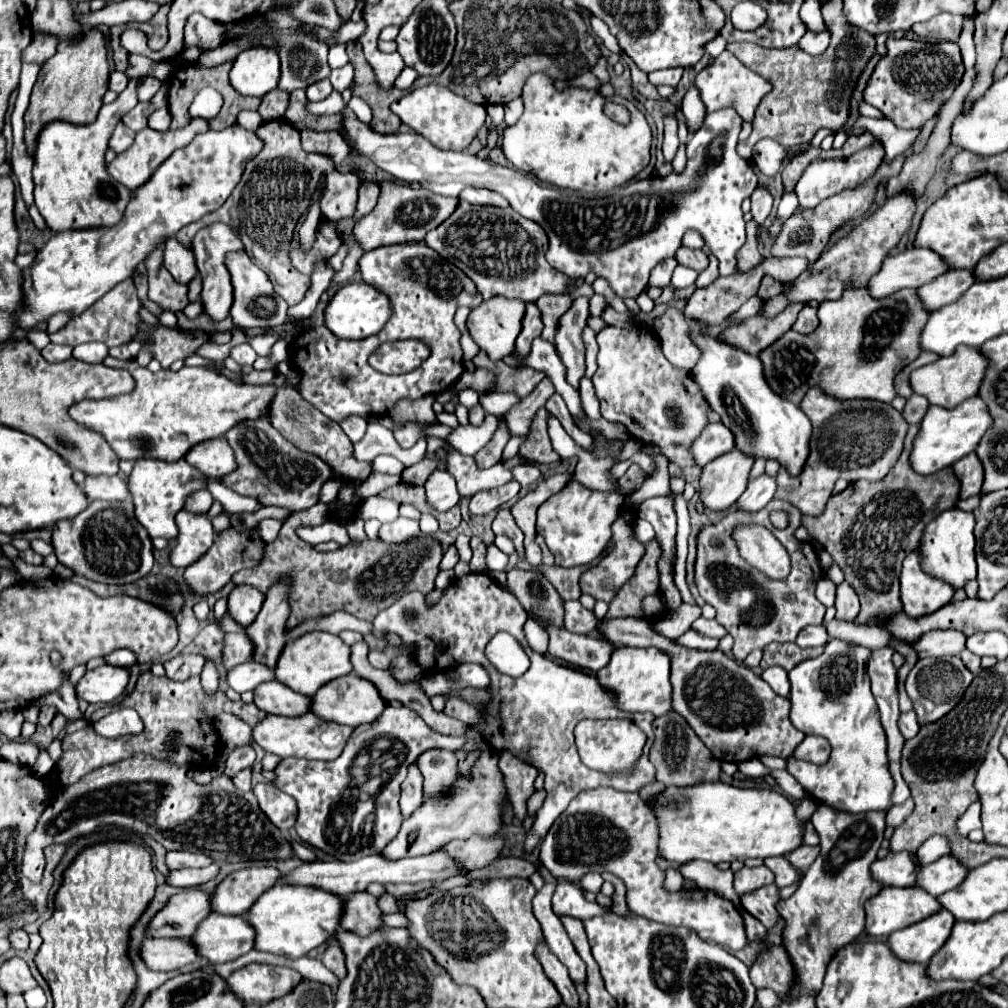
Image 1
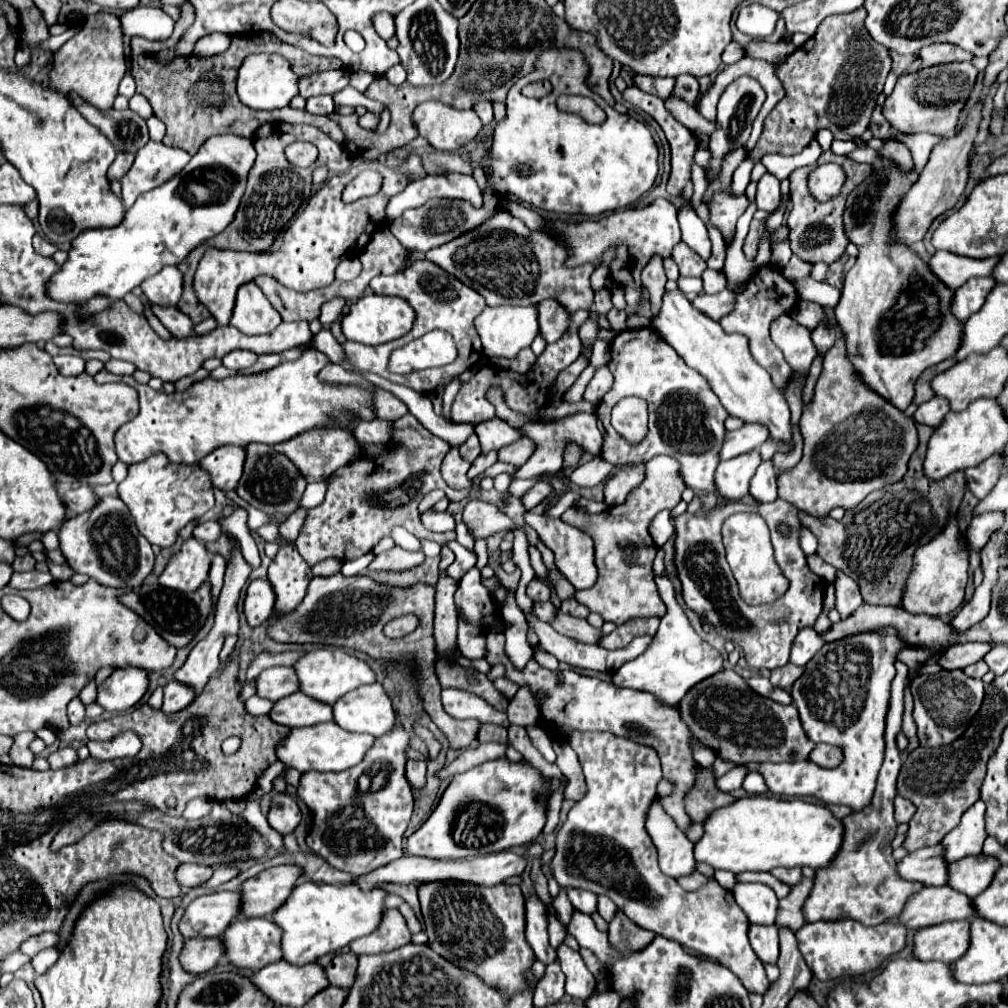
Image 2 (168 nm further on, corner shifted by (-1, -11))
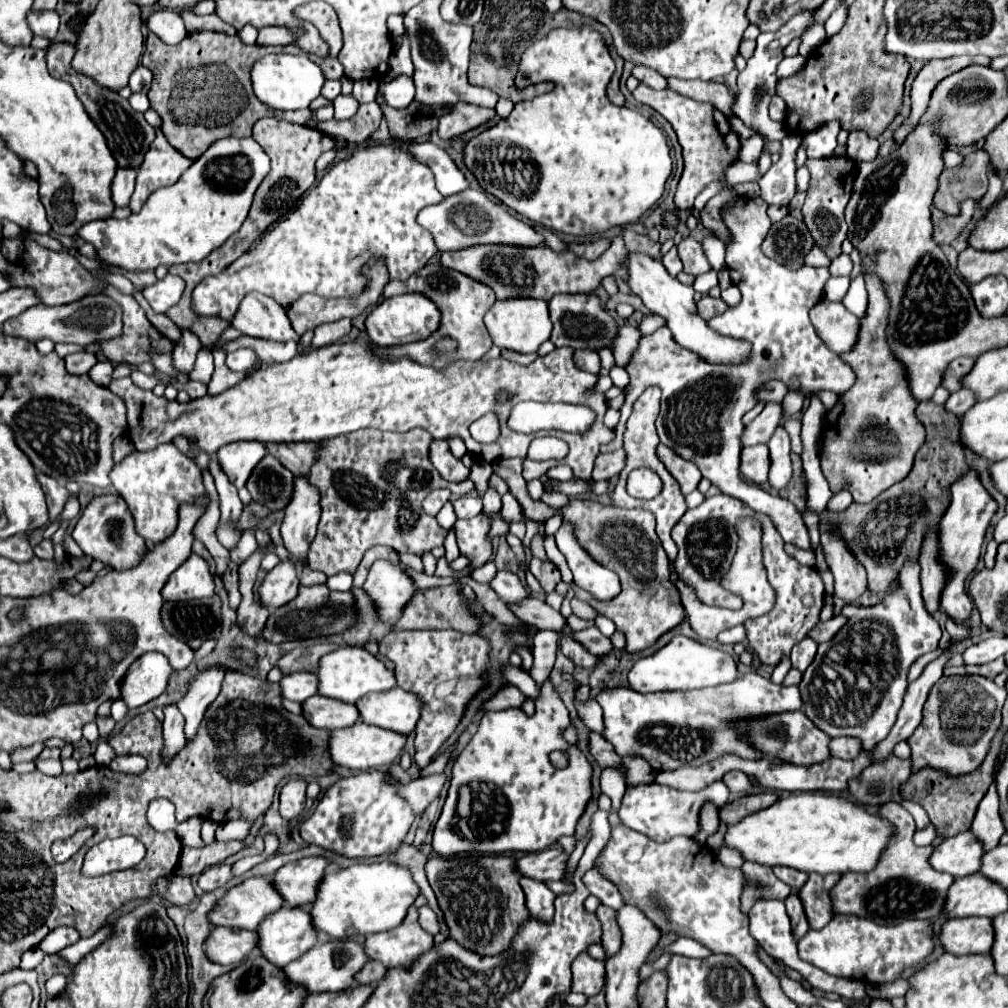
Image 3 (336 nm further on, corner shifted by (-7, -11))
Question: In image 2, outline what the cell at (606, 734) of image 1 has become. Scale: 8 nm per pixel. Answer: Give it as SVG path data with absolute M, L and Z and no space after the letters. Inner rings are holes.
M601 731L571 733L569 745L579 757L585 783L587 783L587 795L573 805L565 823L555 831L555 855L551 859L551 875L555 877L559 887L587 889L597 895L607 895L639 927L653 931L657 935L663 935L667 939L679 941L683 947L695 949L695 953L705 955L713 961L719 961L741 979L747 991L763 993L769 985L769 979L765 975L763 963L759 961L759 957L749 945L749 939L747 939L749 921L747 917L743 917L743 911L739 909L739 905L735 905L731 891L723 889L717 881L709 881L699 891L687 893L679 887L675 879L663 875L657 865L657 849L651 843L651 837L645 829L649 803L655 799L657 785L663 777L657 751L651 749L649 745L615 737L613 733L601 733Z

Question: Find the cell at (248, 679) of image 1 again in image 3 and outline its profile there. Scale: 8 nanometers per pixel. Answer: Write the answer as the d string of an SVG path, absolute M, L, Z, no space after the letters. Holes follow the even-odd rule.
M307 671L285 675L279 685L281 685L283 695L287 695L287 699L299 701L299 703L303 703L305 699L309 699L309 697L319 693L317 675L315 673L307 673Z

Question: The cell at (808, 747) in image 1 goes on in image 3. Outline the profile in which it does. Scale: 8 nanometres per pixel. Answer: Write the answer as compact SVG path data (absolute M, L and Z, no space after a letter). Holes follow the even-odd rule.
M835 737L835 739L831 739L829 749L831 749L833 757L839 757L839 759L855 759L863 751L863 745L855 737Z

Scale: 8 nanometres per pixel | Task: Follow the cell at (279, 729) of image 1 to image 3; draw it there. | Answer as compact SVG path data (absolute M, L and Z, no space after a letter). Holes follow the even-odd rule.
M357 721L353 727L331 731L329 751L331 751L331 759L335 761L335 765L347 767L351 771L367 771L367 769L391 765L403 753L405 743L407 743L407 737L401 733Z

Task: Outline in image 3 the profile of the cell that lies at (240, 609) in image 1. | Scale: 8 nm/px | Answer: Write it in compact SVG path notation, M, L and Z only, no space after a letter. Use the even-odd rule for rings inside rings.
M293 561L277 563L265 577L259 587L261 603L267 607L283 607L287 605L299 589L299 573Z

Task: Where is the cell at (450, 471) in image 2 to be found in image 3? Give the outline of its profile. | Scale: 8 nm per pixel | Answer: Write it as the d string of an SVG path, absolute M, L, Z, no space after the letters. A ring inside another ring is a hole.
M433 441L429 447L429 459L447 481L463 481L469 477L469 469L453 457L447 441Z

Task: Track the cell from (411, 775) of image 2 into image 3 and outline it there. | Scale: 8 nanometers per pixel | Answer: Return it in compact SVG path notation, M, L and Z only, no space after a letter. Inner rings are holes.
M429 629L389 633L379 643L379 651L393 661L397 685L407 691L417 691L417 697L425 701L425 713L421 713L421 721L415 729L415 761L423 769L437 755L447 737L453 735L469 701L487 687L491 643L481 635Z

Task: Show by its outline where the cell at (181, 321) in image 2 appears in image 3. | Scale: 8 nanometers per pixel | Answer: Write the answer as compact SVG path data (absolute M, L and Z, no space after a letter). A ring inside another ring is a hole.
M183 329L183 337L173 347L173 369L189 375L195 367L195 355L199 349L201 349L201 343L197 341L197 337L193 337L193 333Z

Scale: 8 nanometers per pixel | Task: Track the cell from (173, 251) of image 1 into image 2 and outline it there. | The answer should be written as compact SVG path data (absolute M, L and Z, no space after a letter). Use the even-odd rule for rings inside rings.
M177 265L163 267L141 285L145 297L157 305L177 305L183 293L183 273Z

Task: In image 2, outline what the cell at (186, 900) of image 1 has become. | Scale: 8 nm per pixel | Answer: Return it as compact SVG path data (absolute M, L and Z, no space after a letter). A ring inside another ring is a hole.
M221 891L193 899L179 921L179 931L183 939L219 937L223 929L239 917L239 905L239 891Z

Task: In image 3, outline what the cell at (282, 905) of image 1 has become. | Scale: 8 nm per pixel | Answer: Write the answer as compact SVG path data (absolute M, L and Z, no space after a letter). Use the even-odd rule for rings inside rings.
M389 861L355 863L347 869L325 875L325 881L317 891L317 901L313 901L311 917L315 929L333 939L381 933L397 927L419 895L421 889L413 881L413 875L407 867Z

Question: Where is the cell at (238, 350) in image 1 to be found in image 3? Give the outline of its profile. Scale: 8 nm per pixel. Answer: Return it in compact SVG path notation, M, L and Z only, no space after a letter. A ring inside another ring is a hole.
M247 347L227 353L227 367L231 371L247 371L255 365L255 361L257 361L257 355L253 353L253 349L247 349Z

